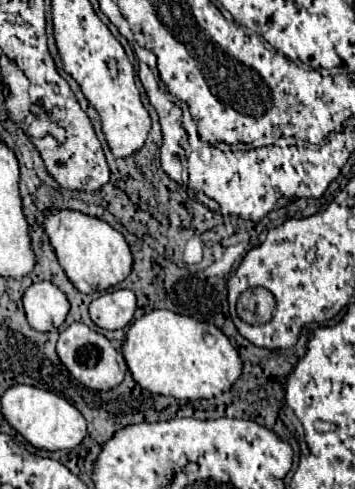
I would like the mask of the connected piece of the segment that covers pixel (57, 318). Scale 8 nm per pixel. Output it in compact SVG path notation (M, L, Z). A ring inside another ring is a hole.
M37 282L25 290L23 308L31 328L51 332L65 322L69 300L53 282Z

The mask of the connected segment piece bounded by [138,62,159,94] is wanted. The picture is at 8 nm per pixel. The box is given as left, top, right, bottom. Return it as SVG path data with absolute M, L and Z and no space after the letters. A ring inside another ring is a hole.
M142 62L139 63L138 77L145 89L146 94L149 88L157 88L157 86L159 86L156 75L146 64Z

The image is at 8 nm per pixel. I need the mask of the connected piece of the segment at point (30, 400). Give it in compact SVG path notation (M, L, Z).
M17 384L11 386L3 396L1 396L1 408L3 408L3 416L5 420L35 448L39 450L71 450L75 446L79 446L87 434L87 426L85 426L85 418L81 416L81 412L69 404L65 398L35 388L35 386L25 386L25 384Z

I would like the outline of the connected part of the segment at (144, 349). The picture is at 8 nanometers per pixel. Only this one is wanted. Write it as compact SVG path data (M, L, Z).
M151 310L135 320L127 330L121 354L141 388L181 400L219 396L235 384L243 366L237 348L217 326L171 310Z

